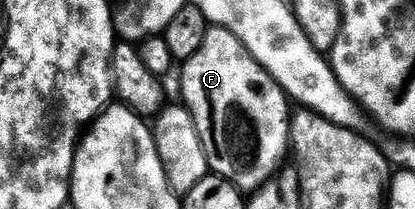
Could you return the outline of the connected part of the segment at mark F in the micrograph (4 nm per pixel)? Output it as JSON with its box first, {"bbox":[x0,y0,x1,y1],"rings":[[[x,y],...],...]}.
{"bbox":[181,26,292,193],"rings":[[[211,26],[204,37],[204,45],[181,64],[182,99],[181,102],[192,113],[196,121],[196,133],[204,145],[207,168],[213,174],[224,177],[243,193],[252,193],[260,185],[267,183],[275,171],[283,166],[290,147],[290,120],[292,107],[285,92],[277,81],[252,57],[252,53],[241,41],[223,27]]]}

